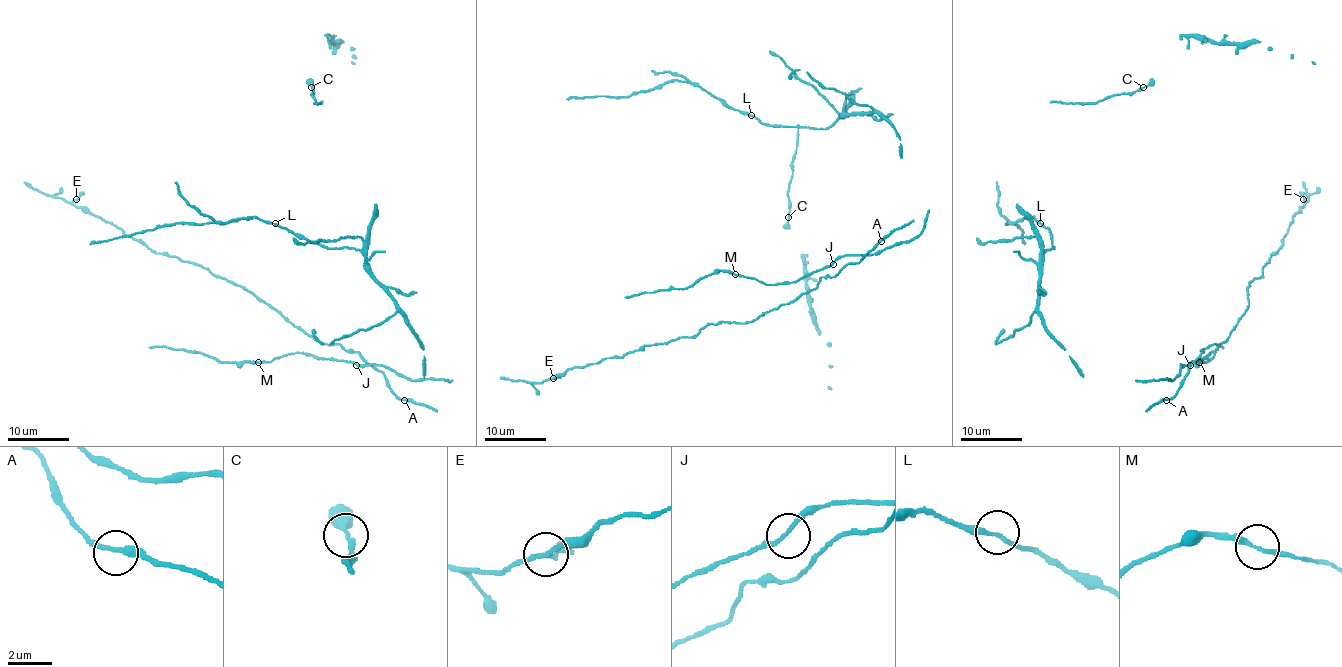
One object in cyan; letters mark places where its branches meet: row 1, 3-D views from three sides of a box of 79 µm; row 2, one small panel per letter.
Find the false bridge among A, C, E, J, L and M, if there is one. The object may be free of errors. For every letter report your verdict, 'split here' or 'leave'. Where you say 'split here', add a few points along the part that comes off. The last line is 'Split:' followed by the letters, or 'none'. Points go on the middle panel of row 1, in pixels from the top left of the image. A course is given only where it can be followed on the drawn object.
A: leave
C: leave
E: leave
J: leave
L: leave
M: leave
Split: none

